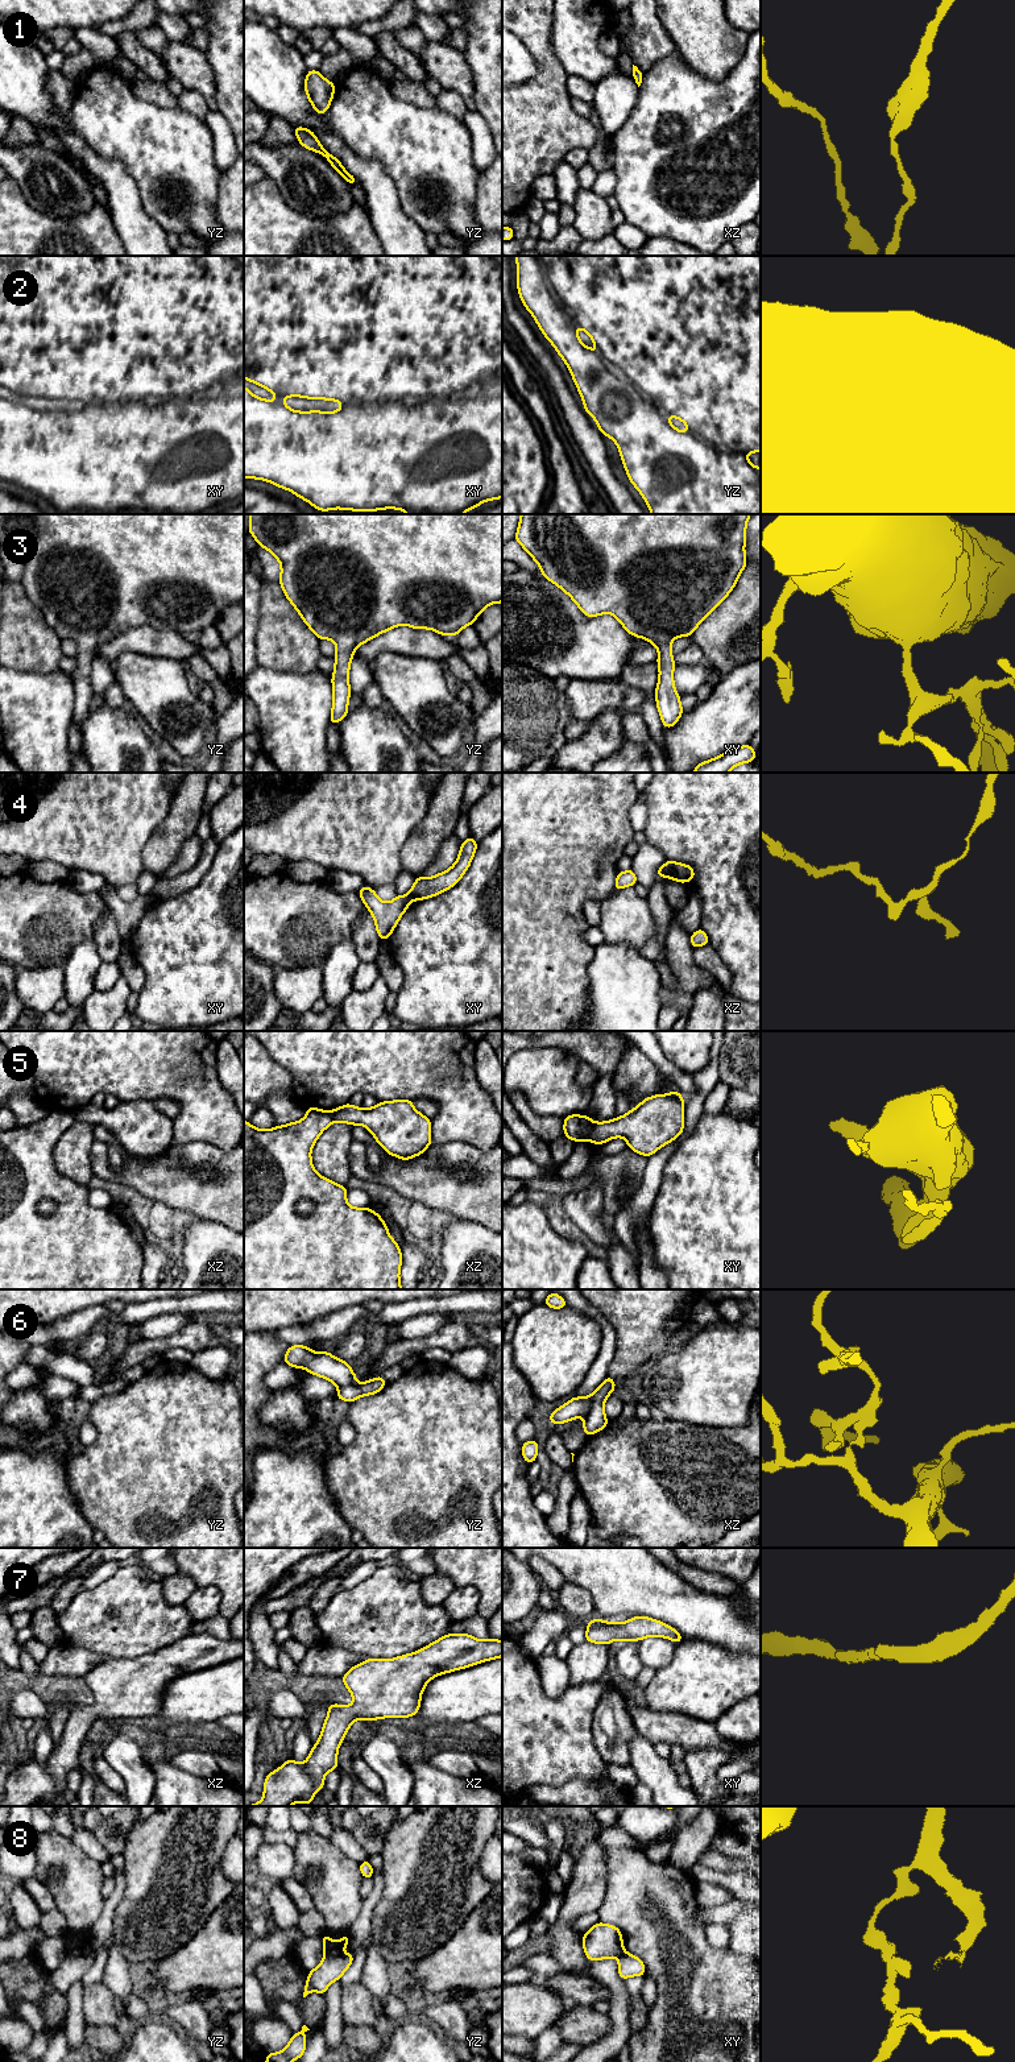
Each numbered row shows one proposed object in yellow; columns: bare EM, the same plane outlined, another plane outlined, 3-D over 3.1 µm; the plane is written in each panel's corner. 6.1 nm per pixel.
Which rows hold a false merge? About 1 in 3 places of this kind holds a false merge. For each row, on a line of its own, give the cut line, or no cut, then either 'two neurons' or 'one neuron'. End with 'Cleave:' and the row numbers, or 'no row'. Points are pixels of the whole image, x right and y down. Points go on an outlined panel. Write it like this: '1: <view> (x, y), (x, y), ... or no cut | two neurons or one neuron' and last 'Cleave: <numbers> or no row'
1: no cut | one neuron
2: no cut | one neuron
3: no cut | one neuron
4: xy (407, 894), (411, 899) | two neurons
5: xy (593, 1122), (588, 1138) | two neurons
6: no cut | one neuron
7: no cut | one neuron
8: yz (340, 1951), (324, 1955) | two neurons
Cleave: 4, 5, 8

